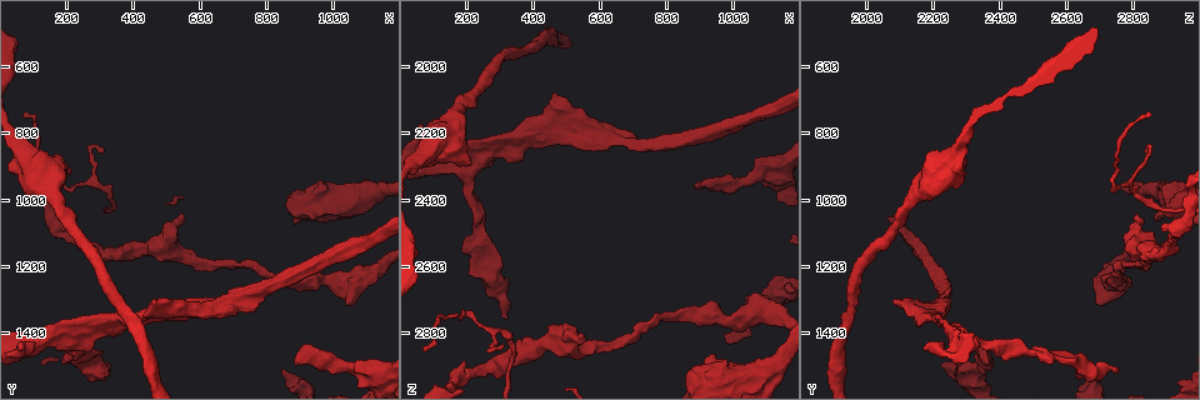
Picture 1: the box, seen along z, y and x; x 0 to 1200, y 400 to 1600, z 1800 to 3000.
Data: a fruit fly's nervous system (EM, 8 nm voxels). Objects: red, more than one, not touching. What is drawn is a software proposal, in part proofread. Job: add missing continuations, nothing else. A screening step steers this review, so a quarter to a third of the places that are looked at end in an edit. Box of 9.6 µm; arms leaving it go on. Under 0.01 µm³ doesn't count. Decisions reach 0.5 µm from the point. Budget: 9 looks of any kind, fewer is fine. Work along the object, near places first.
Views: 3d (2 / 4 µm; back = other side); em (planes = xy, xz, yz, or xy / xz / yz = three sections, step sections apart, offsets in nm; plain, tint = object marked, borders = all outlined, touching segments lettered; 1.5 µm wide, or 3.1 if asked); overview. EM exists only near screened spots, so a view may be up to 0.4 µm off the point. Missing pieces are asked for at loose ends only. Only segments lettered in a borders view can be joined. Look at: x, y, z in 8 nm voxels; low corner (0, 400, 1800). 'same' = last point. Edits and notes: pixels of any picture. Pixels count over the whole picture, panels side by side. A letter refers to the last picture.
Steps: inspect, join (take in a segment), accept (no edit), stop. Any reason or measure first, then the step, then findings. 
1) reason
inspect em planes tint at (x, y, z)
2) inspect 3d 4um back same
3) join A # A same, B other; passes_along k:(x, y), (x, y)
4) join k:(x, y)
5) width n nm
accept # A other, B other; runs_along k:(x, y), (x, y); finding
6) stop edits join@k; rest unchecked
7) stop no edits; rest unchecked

an open end
inspect em planes plain at (890, 1500, 2370)

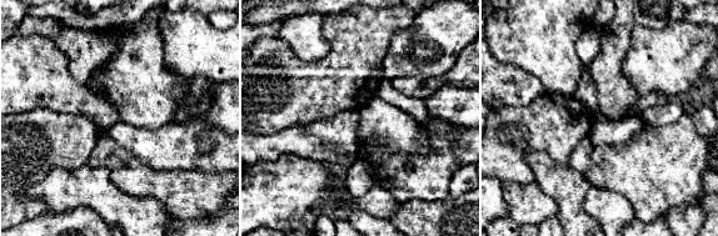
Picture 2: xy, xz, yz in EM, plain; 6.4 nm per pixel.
where the object lies
inspect em planes tint same

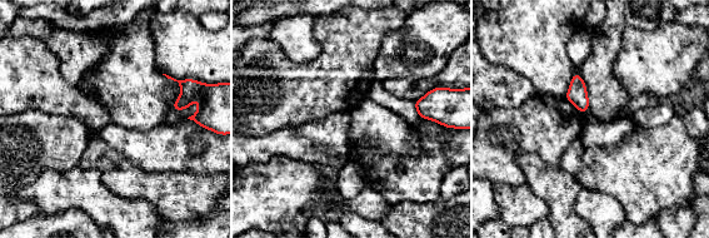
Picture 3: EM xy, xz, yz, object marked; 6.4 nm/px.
inspect em planes borders same

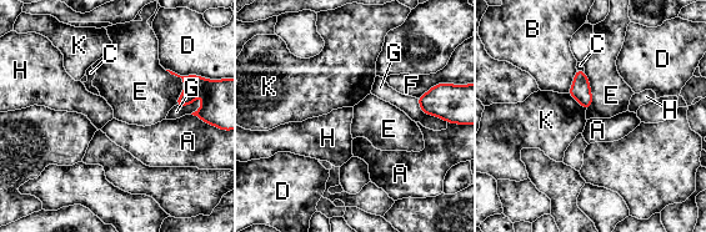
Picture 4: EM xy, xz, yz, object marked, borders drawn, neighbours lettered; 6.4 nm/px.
accept # A other, B other, C other, D other, E other, F other, G other, H other, K other; border 4:(165, 70), (184, 85), (174, 105); none of them fits

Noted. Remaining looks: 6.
branch stops here
inspect 3d 2um at (330, 1510, 2750)

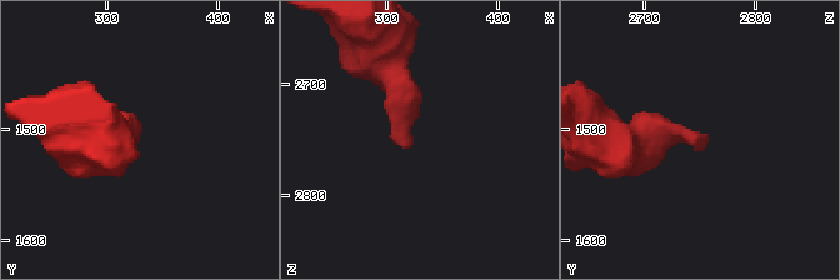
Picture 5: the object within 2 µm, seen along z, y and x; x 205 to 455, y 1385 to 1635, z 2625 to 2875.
shape alone is not enough
inspect em yz step 4 tint at (320, 1512, 2758)

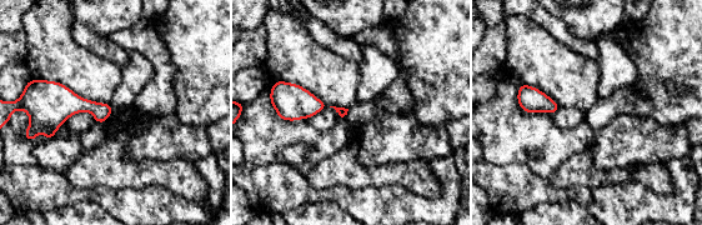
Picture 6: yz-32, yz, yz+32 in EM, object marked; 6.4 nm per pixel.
another direction
inspect em planes borders same

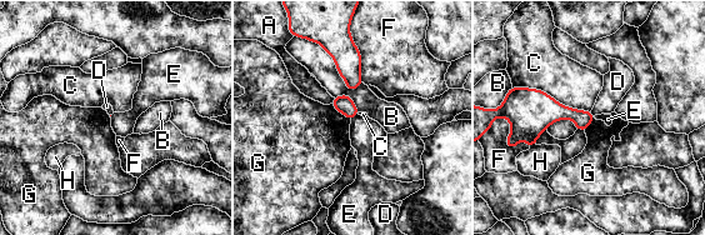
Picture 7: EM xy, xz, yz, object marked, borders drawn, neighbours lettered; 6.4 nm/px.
longest_contact C 550 nm
accept # A other, B other, C other, D other, E other, F other, G other, H other; border 7:(358, 114), (350, 120); none of them fits

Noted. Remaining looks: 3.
inspect 3d 4um at (540, 1050, 2810)

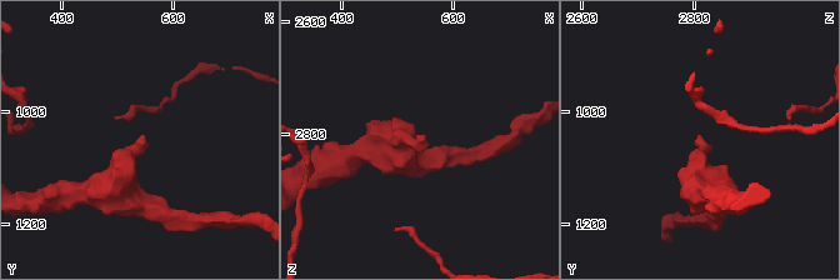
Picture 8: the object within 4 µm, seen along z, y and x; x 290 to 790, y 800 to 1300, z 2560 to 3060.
need the tissue
inspect em planes borders at (540, 1050, 2810)

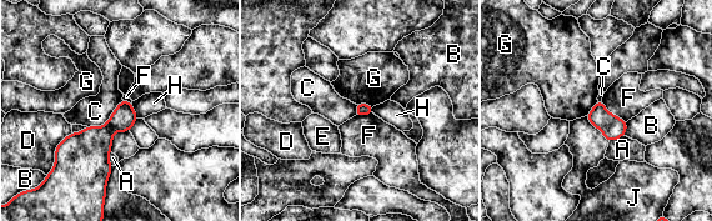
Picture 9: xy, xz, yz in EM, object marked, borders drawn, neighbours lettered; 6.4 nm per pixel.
accept # A other, B other, C other, D other, E other, F other, G other, H other, J other; border 9:(123, 100), (104, 124), (86, 126); no lettered segment goes on from it

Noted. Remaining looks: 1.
stop no edits; rest unchecked

